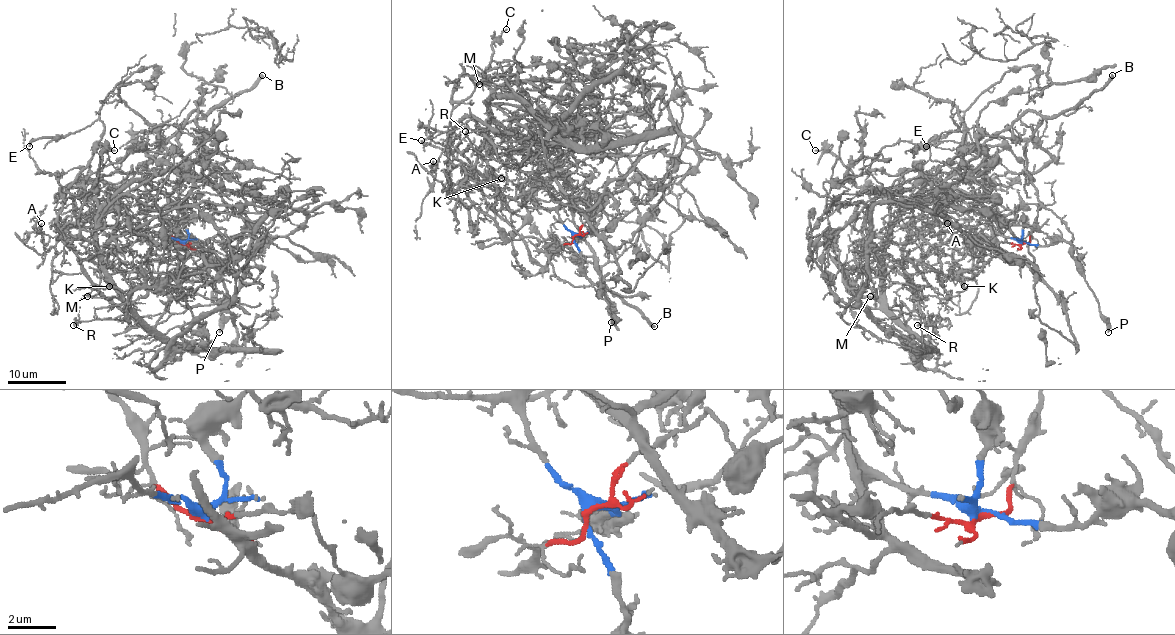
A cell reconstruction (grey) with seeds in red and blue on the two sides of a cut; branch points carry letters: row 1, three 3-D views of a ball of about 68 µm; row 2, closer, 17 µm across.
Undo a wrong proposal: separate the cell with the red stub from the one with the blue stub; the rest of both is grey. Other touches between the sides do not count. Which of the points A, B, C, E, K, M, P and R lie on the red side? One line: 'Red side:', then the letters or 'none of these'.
Red side: B

